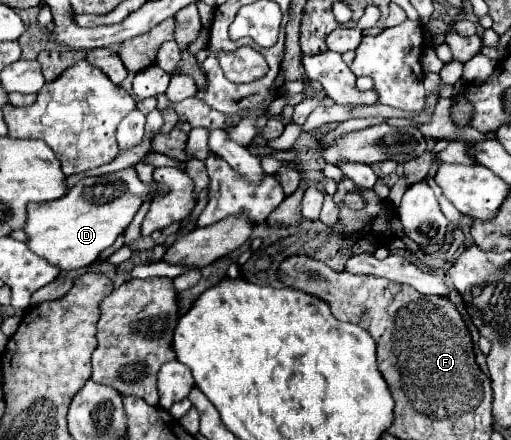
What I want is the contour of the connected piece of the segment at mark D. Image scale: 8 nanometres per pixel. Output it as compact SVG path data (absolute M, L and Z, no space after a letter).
M134 168L84 178L58 200L28 204L28 218L24 224L24 232L28 236L26 246L36 256L44 258L52 266L60 266L60 270L66 272L90 266L94 260L98 260L100 252L110 248L124 232L142 202L148 196L156 196L160 192L162 190L156 184L152 188L144 186L138 180Z

